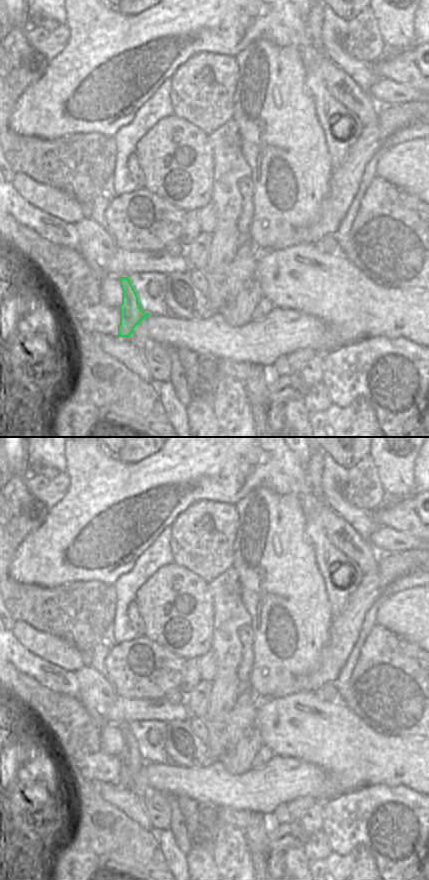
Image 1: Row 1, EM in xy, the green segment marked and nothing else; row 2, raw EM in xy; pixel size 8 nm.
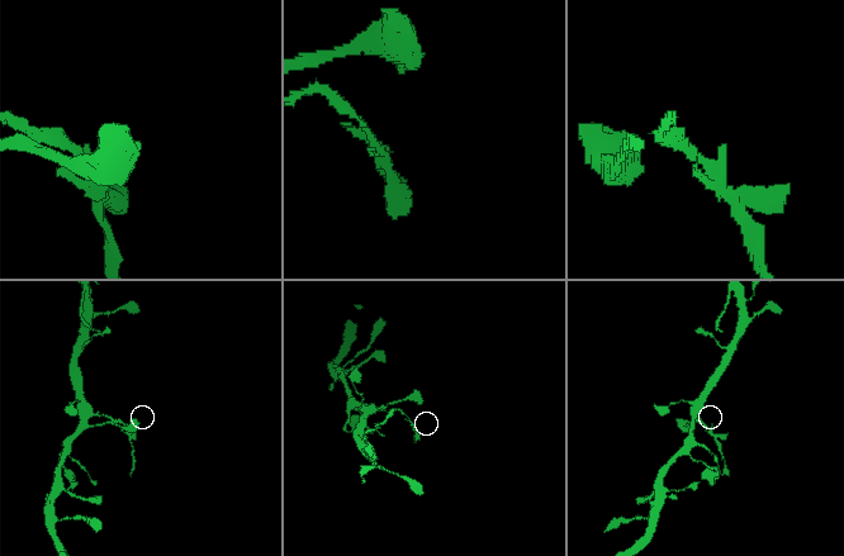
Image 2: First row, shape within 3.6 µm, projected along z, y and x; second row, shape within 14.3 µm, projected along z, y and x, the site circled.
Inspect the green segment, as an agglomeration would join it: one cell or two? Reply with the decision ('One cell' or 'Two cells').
Two cells

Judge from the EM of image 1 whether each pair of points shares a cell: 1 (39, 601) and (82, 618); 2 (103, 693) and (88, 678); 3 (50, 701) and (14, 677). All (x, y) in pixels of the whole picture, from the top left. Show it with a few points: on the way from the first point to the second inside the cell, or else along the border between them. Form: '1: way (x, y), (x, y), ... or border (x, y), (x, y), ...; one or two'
1: way (50, 609), (71, 611); one
2: way (99, 689), (92, 682); one
3: way (41, 701), (36, 699), (23, 686); one

